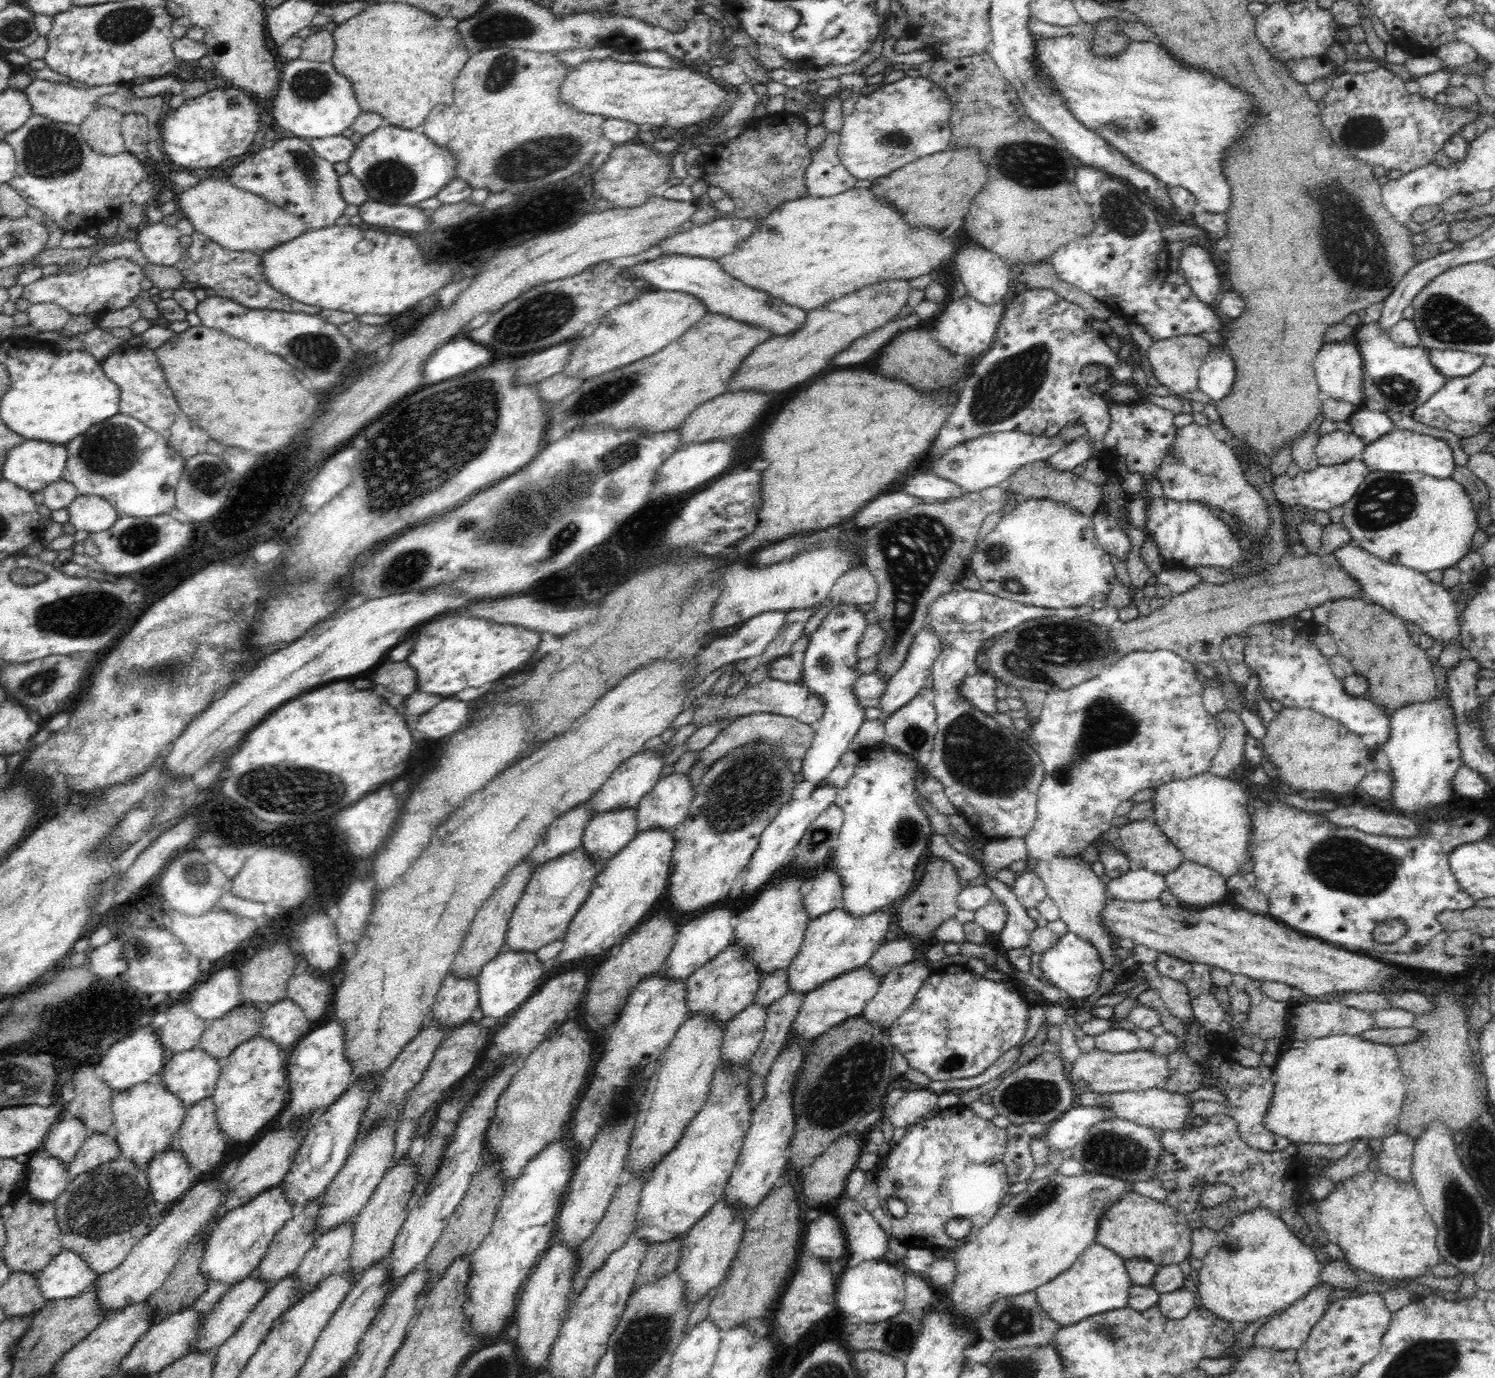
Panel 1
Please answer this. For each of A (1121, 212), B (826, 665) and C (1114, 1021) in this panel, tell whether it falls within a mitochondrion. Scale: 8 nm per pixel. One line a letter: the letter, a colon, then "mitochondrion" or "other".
A: mitochondrion
B: mitochondrion
C: other

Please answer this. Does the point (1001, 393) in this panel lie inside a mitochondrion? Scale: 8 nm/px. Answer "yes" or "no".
yes

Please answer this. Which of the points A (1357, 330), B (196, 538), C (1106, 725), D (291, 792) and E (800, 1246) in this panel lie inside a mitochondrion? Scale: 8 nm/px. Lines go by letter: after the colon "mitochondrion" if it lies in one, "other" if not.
A: other
B: other
C: mitochondrion
D: mitochondrion
E: other

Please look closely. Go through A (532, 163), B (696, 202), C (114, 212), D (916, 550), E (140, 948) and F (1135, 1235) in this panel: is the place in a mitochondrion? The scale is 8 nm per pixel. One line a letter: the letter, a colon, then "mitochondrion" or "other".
A: mitochondrion
B: other
C: other
D: mitochondrion
E: mitochondrion
F: other

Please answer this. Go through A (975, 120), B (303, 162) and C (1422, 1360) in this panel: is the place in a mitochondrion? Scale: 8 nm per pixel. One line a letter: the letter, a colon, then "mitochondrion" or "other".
A: other
B: mitochondrion
C: mitochondrion

